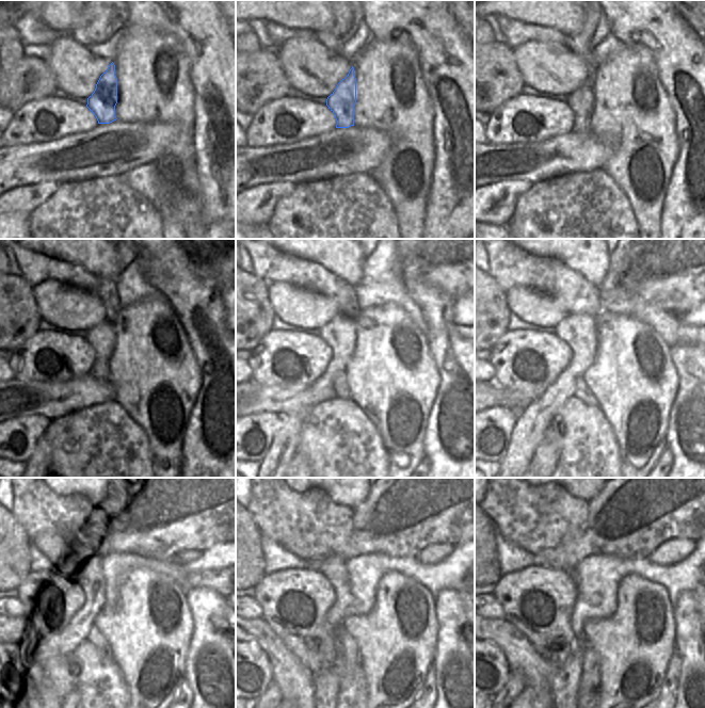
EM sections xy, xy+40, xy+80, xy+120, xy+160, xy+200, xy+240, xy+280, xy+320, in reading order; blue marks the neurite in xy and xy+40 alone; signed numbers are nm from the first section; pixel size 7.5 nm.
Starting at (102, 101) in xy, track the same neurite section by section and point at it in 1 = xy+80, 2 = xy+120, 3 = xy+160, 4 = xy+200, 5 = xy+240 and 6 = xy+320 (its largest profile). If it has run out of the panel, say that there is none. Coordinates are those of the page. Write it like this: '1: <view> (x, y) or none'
1: xy+80 (581, 100)
2: xy+120 (100, 369)
3: xy+160 (341, 390)
4: xy+200 (581, 391)
5: xy+240 (96, 637)
6: xy+320 (589, 681)

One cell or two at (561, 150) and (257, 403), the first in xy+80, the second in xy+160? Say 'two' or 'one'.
one

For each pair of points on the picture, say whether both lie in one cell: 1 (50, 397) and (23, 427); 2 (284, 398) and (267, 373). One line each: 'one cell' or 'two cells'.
1: two cells
2: two cells

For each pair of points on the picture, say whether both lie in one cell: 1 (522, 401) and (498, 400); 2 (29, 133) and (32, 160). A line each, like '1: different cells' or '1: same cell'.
1: same cell
2: different cells

